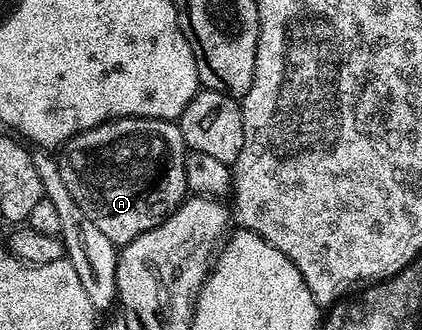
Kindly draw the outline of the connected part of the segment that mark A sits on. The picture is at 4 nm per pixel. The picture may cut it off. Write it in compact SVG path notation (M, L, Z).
M117 118L94 126L67 143L61 155L65 187L85 215L119 248L156 230L188 197L185 164L189 151L178 121L166 118Z

